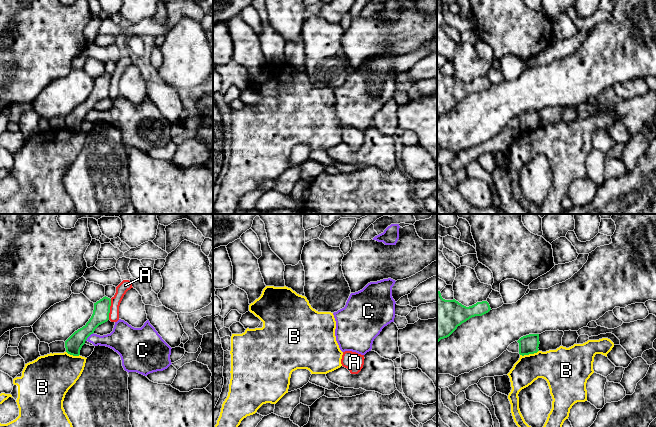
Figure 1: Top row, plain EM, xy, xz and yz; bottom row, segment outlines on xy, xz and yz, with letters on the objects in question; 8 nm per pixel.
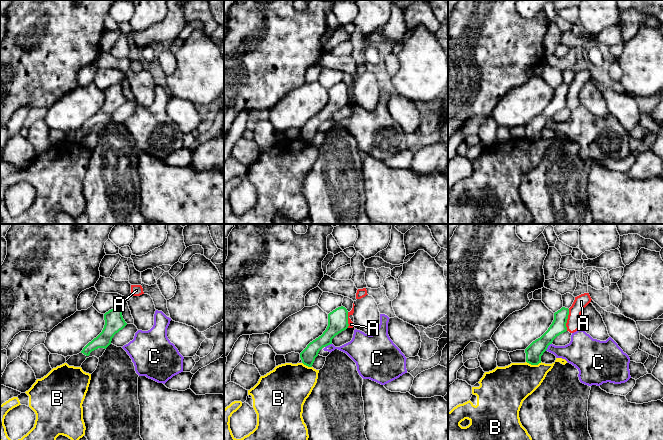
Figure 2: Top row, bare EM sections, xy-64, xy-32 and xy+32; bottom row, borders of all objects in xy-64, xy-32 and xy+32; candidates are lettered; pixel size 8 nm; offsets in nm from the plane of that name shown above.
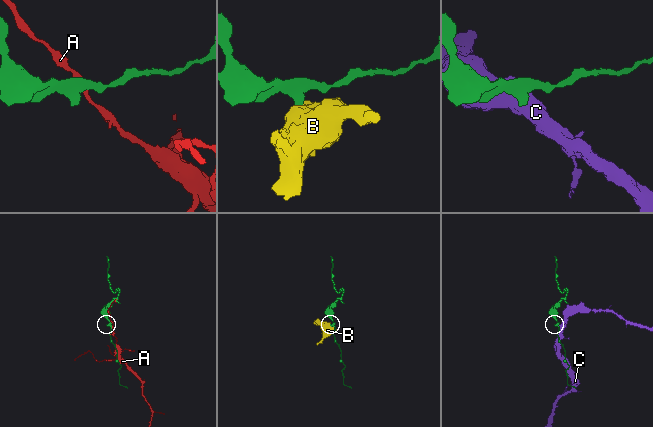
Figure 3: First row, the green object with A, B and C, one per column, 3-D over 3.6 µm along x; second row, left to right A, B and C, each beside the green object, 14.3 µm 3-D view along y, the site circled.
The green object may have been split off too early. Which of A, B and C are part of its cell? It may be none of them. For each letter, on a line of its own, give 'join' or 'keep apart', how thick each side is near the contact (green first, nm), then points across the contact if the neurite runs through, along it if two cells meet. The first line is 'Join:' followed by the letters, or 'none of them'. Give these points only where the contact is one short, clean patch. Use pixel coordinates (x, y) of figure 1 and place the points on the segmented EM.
Join: none of them
A: keep apart; calibres 130 and 90 nm; border xy (111, 299), (108, 319)
B: keep apart; calibres 150 and 280 nm; border yz (538, 350), (533, 353), (520, 355)
C: keep apart; calibres 140 and 180 nm; border xy (93, 332), (85, 340)

